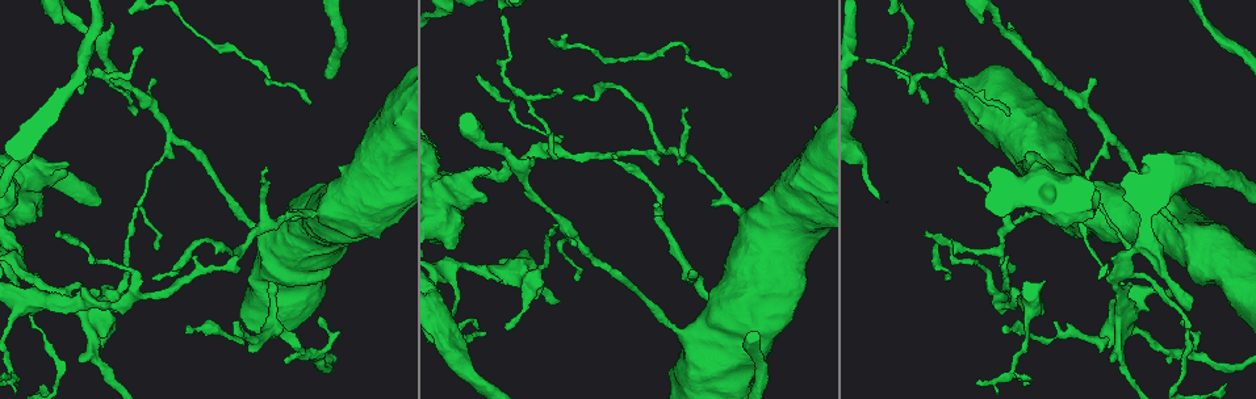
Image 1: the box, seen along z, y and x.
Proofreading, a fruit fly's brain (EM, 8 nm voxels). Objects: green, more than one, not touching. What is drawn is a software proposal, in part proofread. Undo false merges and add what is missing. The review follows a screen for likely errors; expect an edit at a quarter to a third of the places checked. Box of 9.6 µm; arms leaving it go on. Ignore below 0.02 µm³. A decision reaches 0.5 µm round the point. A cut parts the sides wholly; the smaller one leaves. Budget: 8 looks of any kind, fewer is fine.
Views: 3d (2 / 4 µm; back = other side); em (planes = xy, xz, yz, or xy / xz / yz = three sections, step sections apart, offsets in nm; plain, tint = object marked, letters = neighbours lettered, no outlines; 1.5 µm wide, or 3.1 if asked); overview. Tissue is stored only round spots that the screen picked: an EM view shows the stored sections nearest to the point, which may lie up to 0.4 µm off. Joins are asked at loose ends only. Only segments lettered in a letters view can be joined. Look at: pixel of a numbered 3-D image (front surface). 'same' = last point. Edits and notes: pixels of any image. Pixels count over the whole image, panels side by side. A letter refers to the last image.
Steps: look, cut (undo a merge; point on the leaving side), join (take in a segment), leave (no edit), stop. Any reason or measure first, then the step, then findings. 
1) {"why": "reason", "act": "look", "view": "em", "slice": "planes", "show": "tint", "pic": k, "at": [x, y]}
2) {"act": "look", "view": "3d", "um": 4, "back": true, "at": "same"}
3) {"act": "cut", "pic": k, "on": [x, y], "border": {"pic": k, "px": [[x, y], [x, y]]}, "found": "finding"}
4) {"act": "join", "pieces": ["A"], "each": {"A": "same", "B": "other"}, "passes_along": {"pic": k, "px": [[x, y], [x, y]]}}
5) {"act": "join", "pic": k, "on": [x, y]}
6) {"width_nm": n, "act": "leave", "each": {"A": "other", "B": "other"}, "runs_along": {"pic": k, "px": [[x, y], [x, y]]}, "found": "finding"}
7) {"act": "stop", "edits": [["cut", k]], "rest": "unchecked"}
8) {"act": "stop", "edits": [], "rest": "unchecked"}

{"why": "thick end", "act": "look", "view": "em", "slice": "planes", "show": "letters", "pic": 1, "at": [489, 171]}

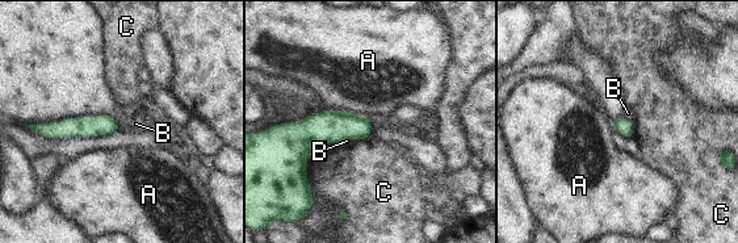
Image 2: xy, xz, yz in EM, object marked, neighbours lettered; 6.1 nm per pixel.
{"act": "leave", "each": {"A": "other", "B": "other", "C": "other"}, "border": {"pic": 2, "px": [[621, 114], [633, 122]]}, "found": "no lettered segment goes on from it"}

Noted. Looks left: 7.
{"why": "end of a long branch", "act": "look", "view": "3d", "um": 4, "pic": 1, "at": [185, 324]}

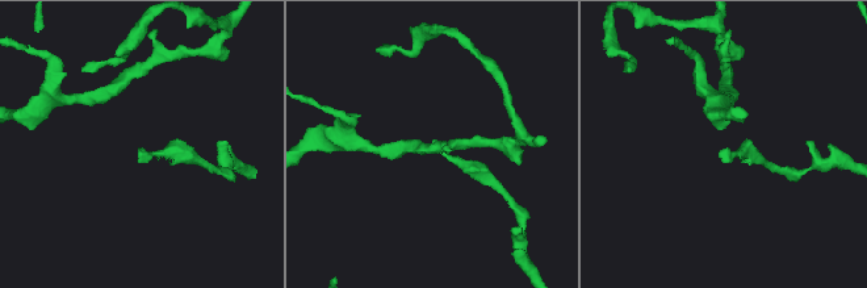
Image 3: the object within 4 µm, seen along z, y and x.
{"why": "need the tissue", "act": "look", "view": "em", "slice": "planes", "show": "plain", "pic": 3, "at": [432, 142]}

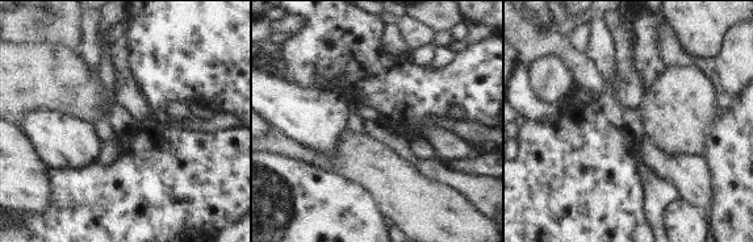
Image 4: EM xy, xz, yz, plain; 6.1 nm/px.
{"why": "see the neighbours", "act": "look", "view": "em", "slice": "planes", "show": "letters", "at": "same"}

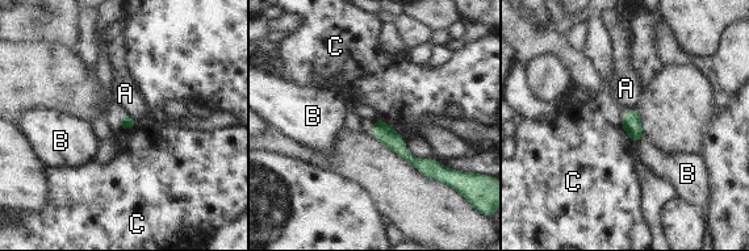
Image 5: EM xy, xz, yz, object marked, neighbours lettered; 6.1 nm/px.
{"act": "leave", "each": {"A": "other", "B": "other", "C": "other"}, "runs_along": {"pic": 5, "px": [[376, 122], [414, 162], [435, 175]]}, "found": "none of them fits"}

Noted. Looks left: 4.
{"why": "two arms in line, one across", "act": "look", "view": "em", "slice": "yz", "step": 8, "show": "tint", "pic": 1, "at": [175, 136]}

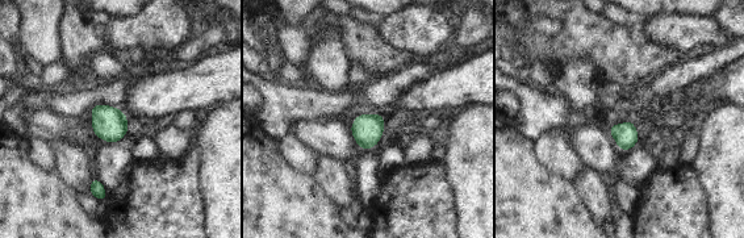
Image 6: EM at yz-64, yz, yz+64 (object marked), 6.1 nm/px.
{"act": "look", "view": "em", "slice": "xy", "step": 4, "show": "letters", "at": "same"}

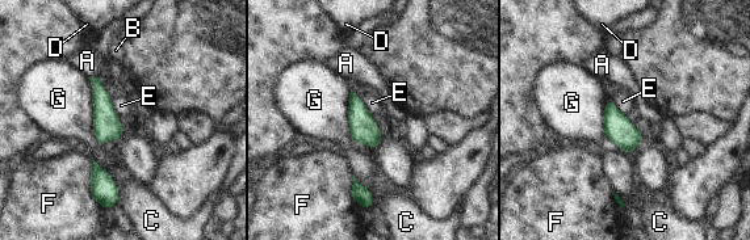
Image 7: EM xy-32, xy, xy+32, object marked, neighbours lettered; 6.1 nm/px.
{"width_nm": 170, "longest_contact_nm": ["G", 420], "act": "leave", "each": {"A": "other", "B": "other", "C": "other", "D": "other", "E": "other", "F": "other", "G": "other"}, "found": "one neuron here"}

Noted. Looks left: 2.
{"act": "stop", "edits": [], "rest": "unchecked"}

